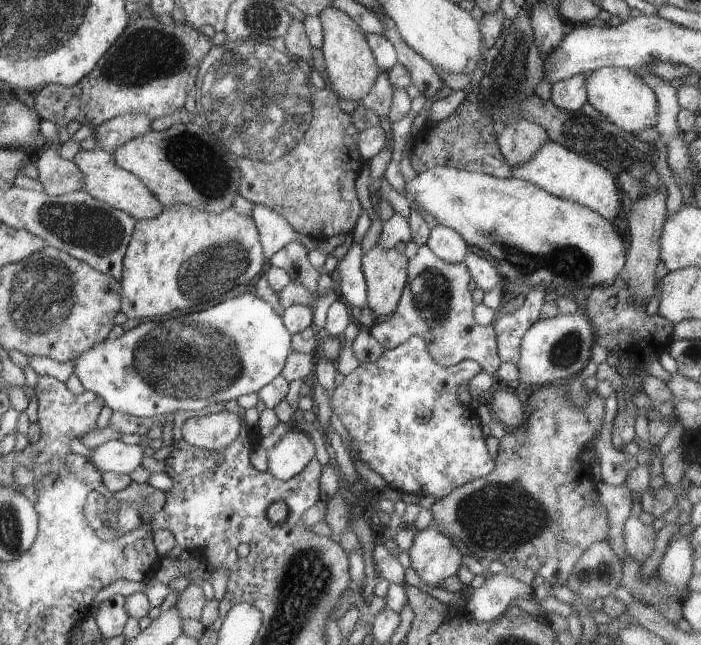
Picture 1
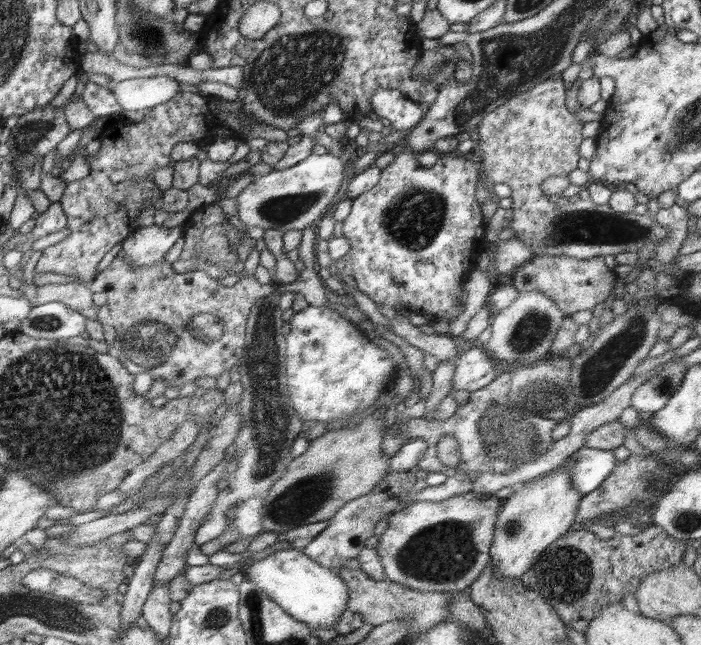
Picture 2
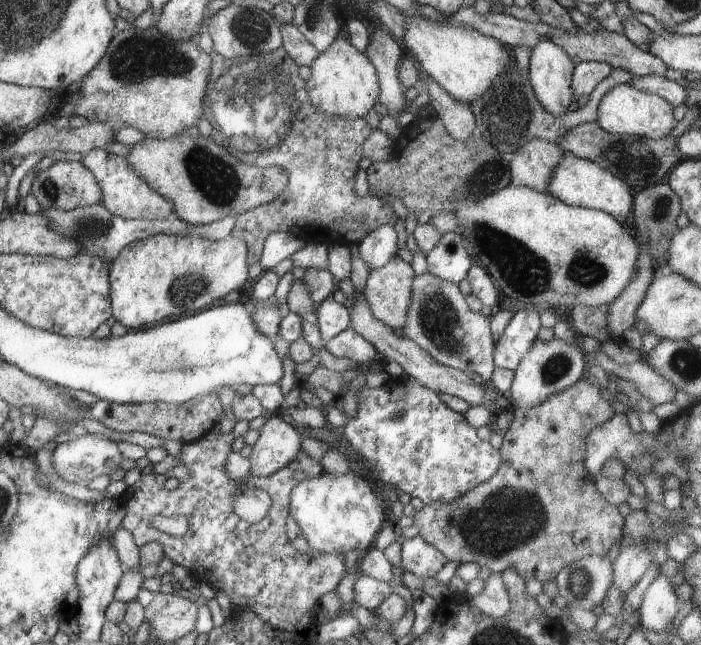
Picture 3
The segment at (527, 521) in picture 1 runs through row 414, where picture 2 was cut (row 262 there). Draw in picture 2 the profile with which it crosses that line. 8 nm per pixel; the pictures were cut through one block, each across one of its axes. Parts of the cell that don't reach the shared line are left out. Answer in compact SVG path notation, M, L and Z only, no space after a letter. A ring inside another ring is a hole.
M533 256L527 264L520 266L508 278L519 292L538 290L555 302L567 316L580 310L593 310L596 304L604 302L610 296L613 286L617 283L617 275L607 268L604 258L578 260L568 256Z

